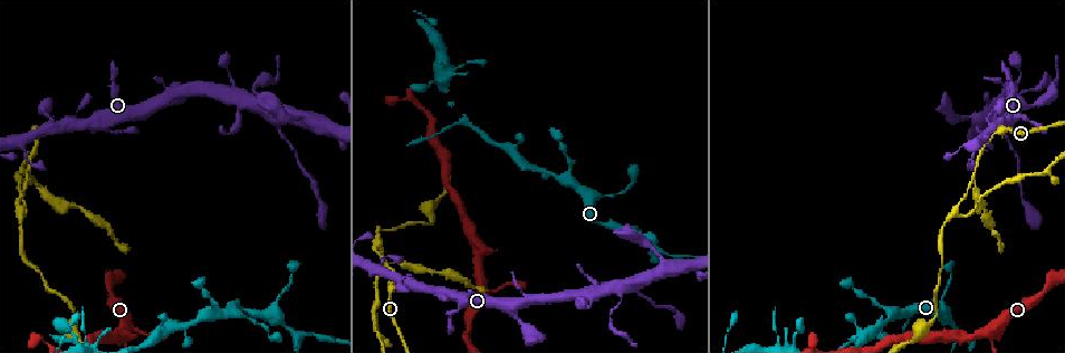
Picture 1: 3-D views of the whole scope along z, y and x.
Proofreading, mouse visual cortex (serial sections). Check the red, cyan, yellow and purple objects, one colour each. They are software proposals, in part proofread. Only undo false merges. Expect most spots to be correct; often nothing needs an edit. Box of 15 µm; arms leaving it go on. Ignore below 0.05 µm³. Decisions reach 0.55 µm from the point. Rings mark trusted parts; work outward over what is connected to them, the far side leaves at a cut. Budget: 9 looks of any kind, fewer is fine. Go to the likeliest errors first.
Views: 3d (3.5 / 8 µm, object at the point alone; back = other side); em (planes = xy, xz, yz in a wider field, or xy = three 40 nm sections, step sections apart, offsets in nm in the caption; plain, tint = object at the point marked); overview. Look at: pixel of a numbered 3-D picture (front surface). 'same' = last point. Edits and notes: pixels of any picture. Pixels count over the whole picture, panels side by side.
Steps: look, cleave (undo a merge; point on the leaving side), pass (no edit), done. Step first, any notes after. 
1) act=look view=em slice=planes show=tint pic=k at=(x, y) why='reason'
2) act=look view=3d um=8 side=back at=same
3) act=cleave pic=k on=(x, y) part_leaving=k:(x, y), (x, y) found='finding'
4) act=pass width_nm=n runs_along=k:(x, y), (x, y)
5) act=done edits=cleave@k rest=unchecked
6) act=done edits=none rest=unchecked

act=look view=3d um=8 pic=1 at=(972, 176) why='three arms meet'

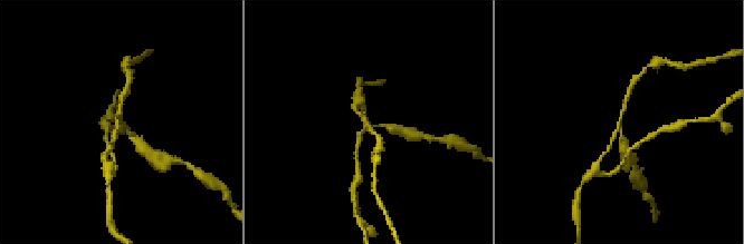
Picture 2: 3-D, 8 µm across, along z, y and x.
act=look view=3d um=3.5 pic=2 at=(367, 124)

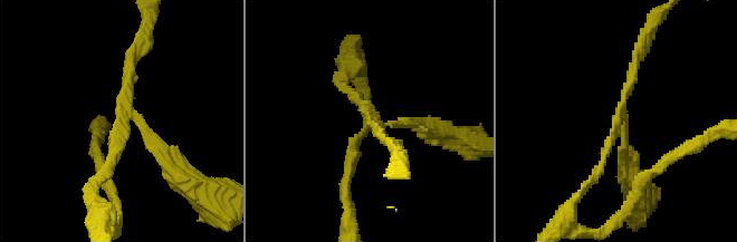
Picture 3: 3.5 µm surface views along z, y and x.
act=cleave pic=3 on=(161, 144) part_leaving=3:(133, 119), (194, 187), (212, 194) found='two cells meet here'

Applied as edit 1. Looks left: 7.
act=look view=overview why='redraw'

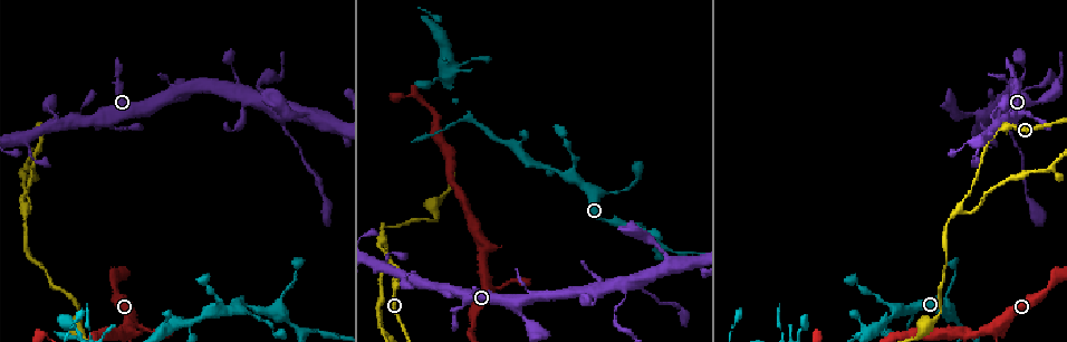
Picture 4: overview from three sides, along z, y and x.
act=look view=3d um=3.5 pic=4 at=(613, 192) why='a narrow waist'

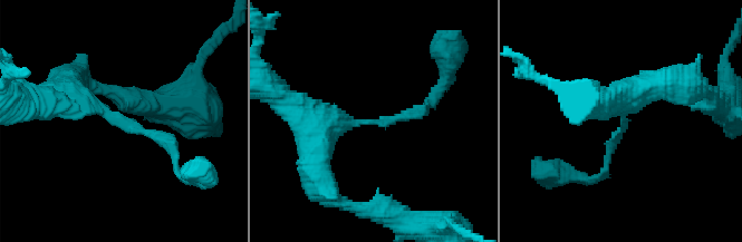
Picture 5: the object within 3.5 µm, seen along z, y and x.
act=look view=em slice=xy step=1 show=tint pic=5 at=(371, 121) arm_widths_nm=150,450

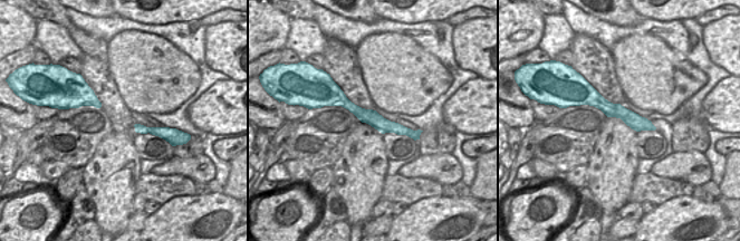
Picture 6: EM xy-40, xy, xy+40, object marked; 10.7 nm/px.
act=pass runs_along=6:(328, 100), (343, 100), (416, 136) found='continuous, no second cell'

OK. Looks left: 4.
act=look view=3d um=3.5 pic=4 at=(625, 292) why='arms part here'

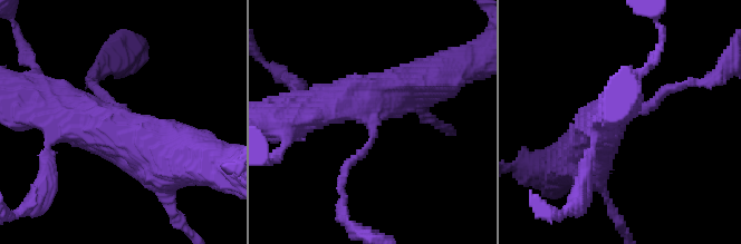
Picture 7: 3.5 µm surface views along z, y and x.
act=look view=em slice=xy step=2 show=tint pic=7 at=(370, 121) arms=3 arm_widths_nm=150,500,600

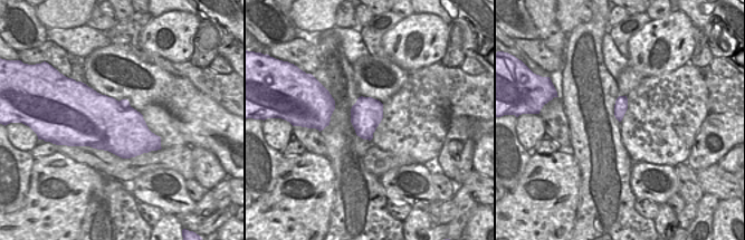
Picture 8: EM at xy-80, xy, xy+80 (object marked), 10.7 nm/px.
act=look view=em slice=planes show=tint at=same

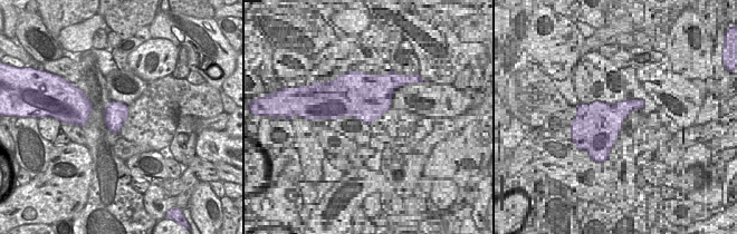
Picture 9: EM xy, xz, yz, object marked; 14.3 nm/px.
act=pass width_nm=340 runs_along=7:(56, 110), (165, 168), (180, 158) found='continuous, no second cell'

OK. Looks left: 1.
act=done edits=cleave@3 rest=unchecked

